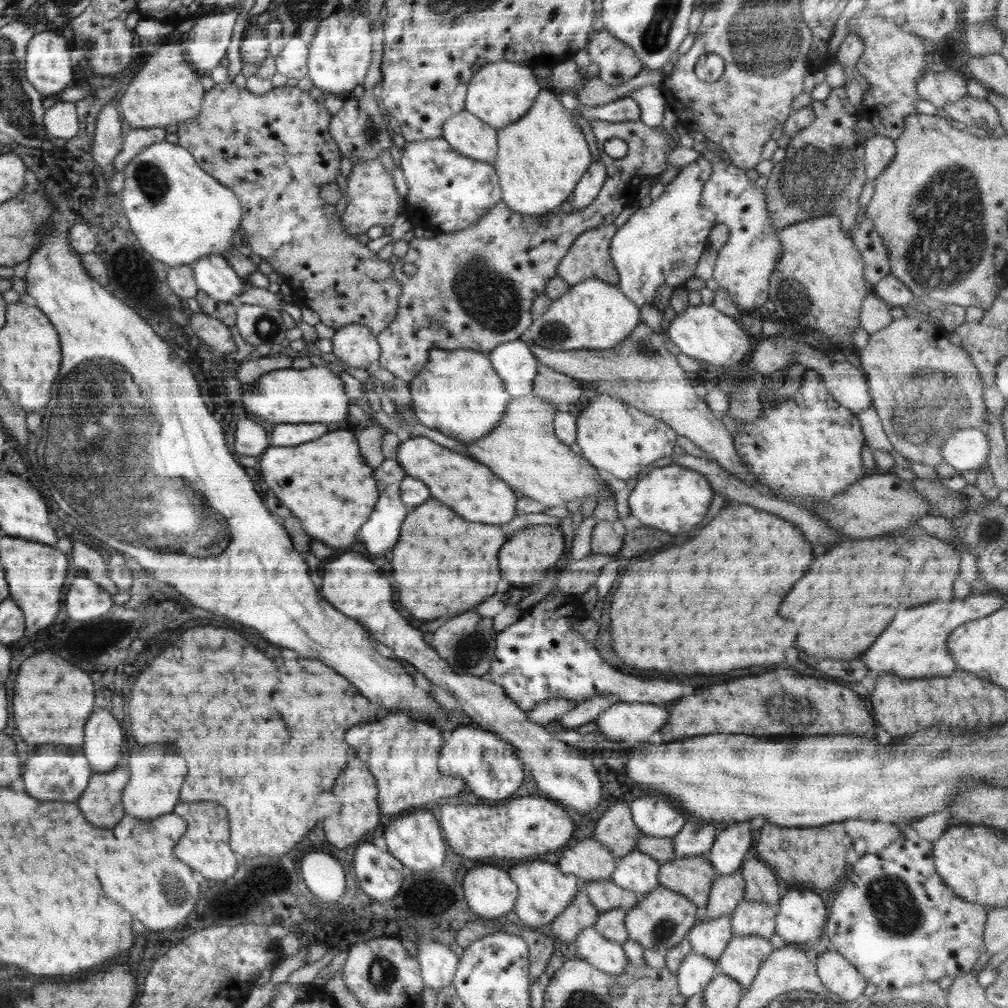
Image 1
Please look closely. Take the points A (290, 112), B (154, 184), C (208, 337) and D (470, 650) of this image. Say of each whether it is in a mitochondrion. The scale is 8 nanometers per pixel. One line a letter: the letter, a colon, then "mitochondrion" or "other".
A: other
B: mitochondrion
C: other
D: mitochondrion

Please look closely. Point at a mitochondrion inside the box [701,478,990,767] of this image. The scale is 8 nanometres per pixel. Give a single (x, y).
(797, 710)

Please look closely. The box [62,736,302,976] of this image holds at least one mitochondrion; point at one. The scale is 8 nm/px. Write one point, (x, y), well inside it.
(175, 890)

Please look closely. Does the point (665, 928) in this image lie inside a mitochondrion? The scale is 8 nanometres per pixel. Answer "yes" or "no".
yes

